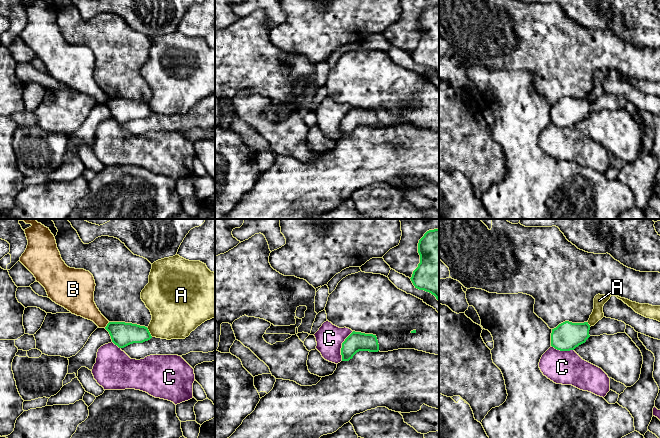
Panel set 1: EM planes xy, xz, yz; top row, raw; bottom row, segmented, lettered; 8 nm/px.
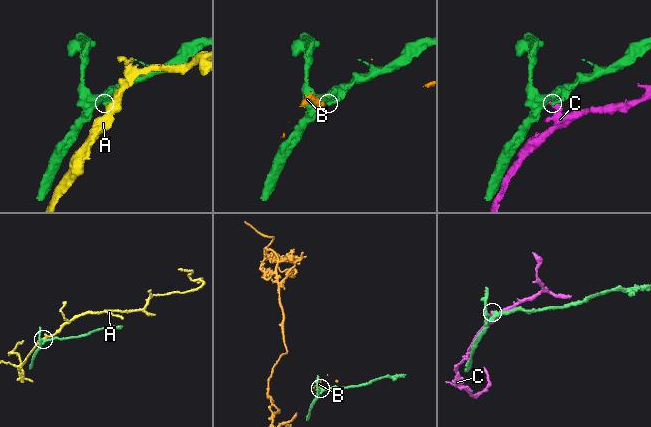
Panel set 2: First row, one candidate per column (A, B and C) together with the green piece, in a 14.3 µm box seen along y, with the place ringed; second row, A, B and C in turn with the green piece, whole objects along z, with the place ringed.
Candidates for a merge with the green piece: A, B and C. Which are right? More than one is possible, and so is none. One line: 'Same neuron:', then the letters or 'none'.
Same neuron: none

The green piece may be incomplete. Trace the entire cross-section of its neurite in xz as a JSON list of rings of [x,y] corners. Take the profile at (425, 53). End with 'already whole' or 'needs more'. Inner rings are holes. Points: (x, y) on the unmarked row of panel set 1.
[[[439,5],[429,6],[419,16],[420,39],[410,54],[415,64],[431,69],[439,77]]]; already whole

